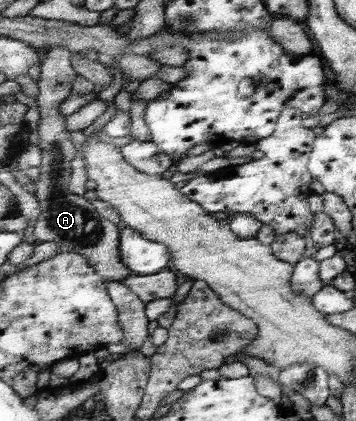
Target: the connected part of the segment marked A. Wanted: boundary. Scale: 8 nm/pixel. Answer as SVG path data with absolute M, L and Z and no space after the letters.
M58 46L51 48L40 66L40 77L37 81L39 94L36 97L40 108L39 148L43 151L43 161L39 165L39 180L35 197L39 201L41 215L34 224L33 232L37 243L55 242L61 251L78 252L86 255L89 263L102 277L108 280L125 280L132 274L128 266L121 260L119 251L119 228L113 222L101 217L93 208L93 204L84 196L75 196L68 190L72 174L72 161L76 149L66 130L66 120L60 115L60 102L72 92L72 83L78 72L75 72L69 56L71 51Z

